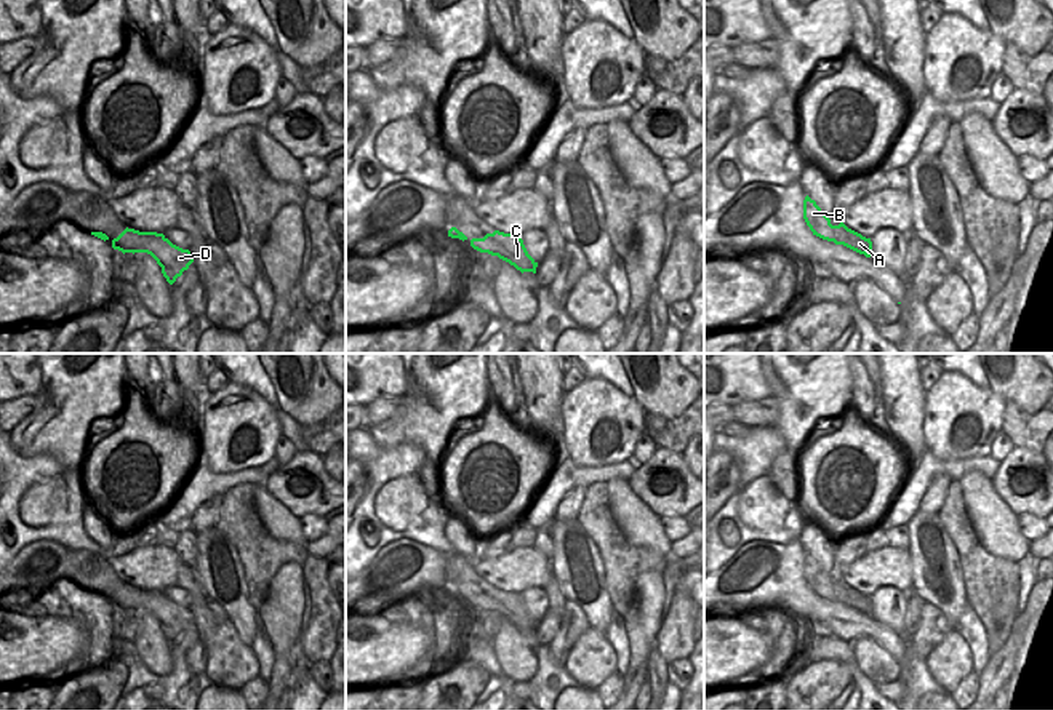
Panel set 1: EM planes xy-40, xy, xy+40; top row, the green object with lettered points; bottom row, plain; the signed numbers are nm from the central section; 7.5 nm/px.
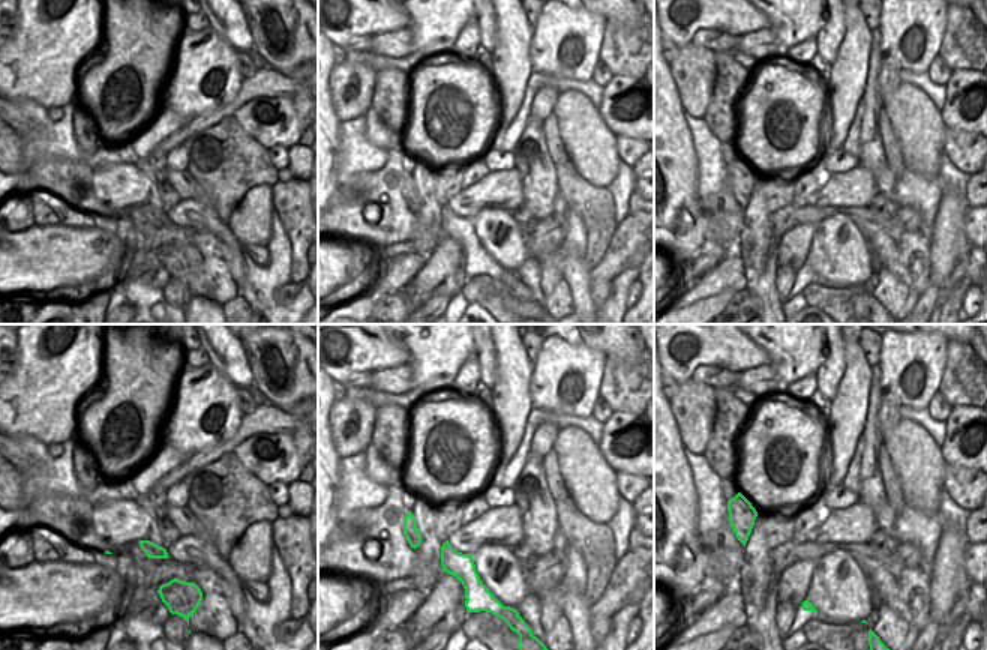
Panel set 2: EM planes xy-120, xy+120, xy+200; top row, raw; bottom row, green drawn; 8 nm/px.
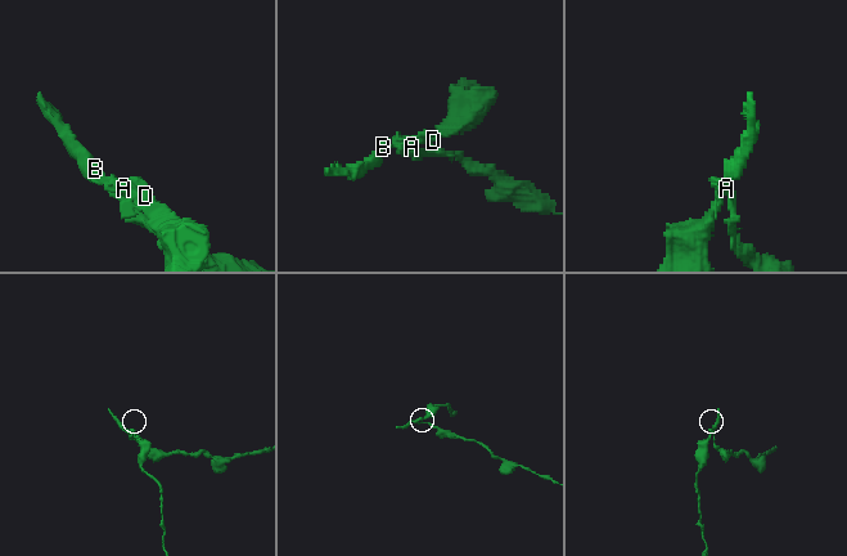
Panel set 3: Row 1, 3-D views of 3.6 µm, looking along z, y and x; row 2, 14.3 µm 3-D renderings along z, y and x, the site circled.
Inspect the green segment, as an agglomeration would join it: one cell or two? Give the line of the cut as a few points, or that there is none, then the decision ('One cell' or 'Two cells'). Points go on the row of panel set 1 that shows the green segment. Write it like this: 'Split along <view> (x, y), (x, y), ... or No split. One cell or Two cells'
Split along xy+40 (828, 239), (831, 240). Two cells

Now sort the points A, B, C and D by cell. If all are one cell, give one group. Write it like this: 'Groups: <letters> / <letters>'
Groups: A B / C D

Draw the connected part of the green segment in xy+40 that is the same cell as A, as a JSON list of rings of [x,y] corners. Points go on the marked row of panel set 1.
[[[808,195],[803,200],[803,219],[813,235],[831,240],[835,245],[843,245],[866,257],[872,256],[872,241],[871,238],[863,237],[861,233],[848,229],[843,222],[832,225],[827,214],[821,211],[815,200]]]

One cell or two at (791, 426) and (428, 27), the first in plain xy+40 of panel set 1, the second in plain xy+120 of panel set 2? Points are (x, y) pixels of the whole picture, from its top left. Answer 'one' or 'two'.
one

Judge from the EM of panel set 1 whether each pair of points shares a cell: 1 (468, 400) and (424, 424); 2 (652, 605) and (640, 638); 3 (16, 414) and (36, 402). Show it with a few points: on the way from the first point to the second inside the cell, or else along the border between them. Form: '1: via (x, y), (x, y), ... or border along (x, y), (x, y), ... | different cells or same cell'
1: via (456, 400), (440, 414), (436, 414) | same cell
2: via (647, 613), (642, 630) | same cell
3: via (21, 410), (31, 403) | same cell

